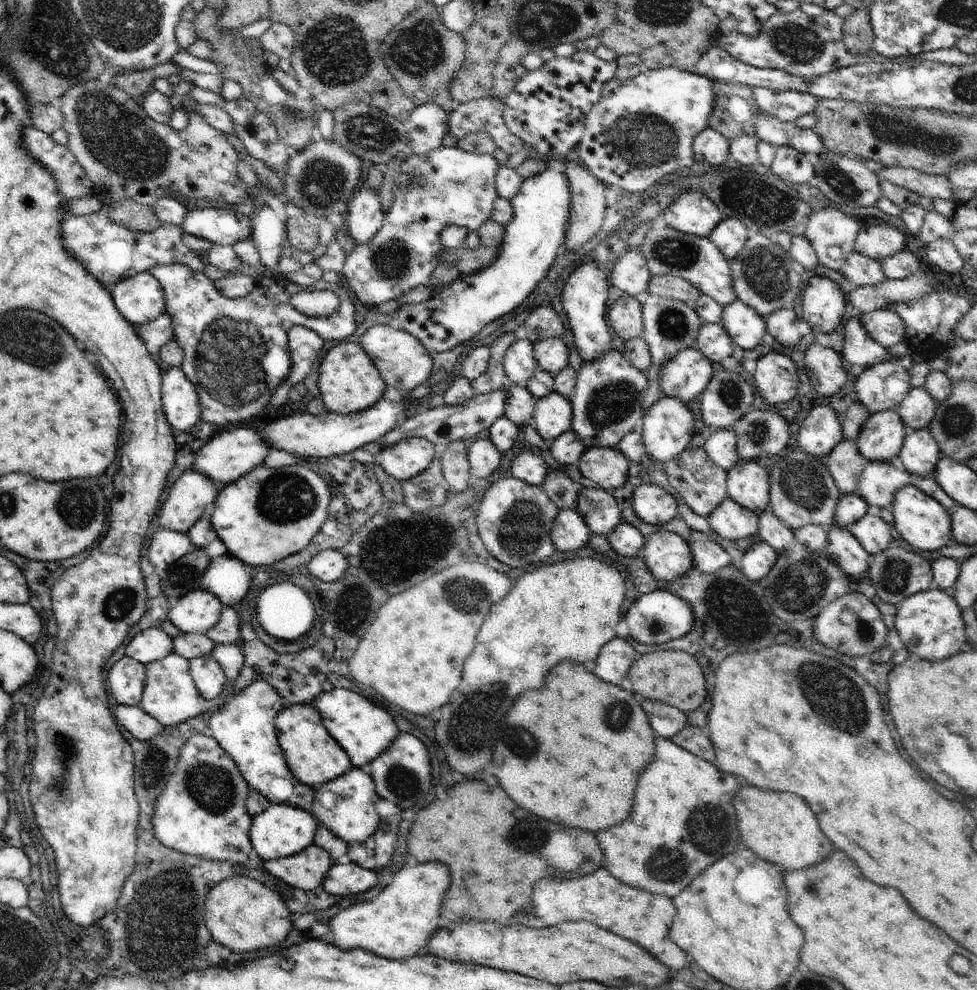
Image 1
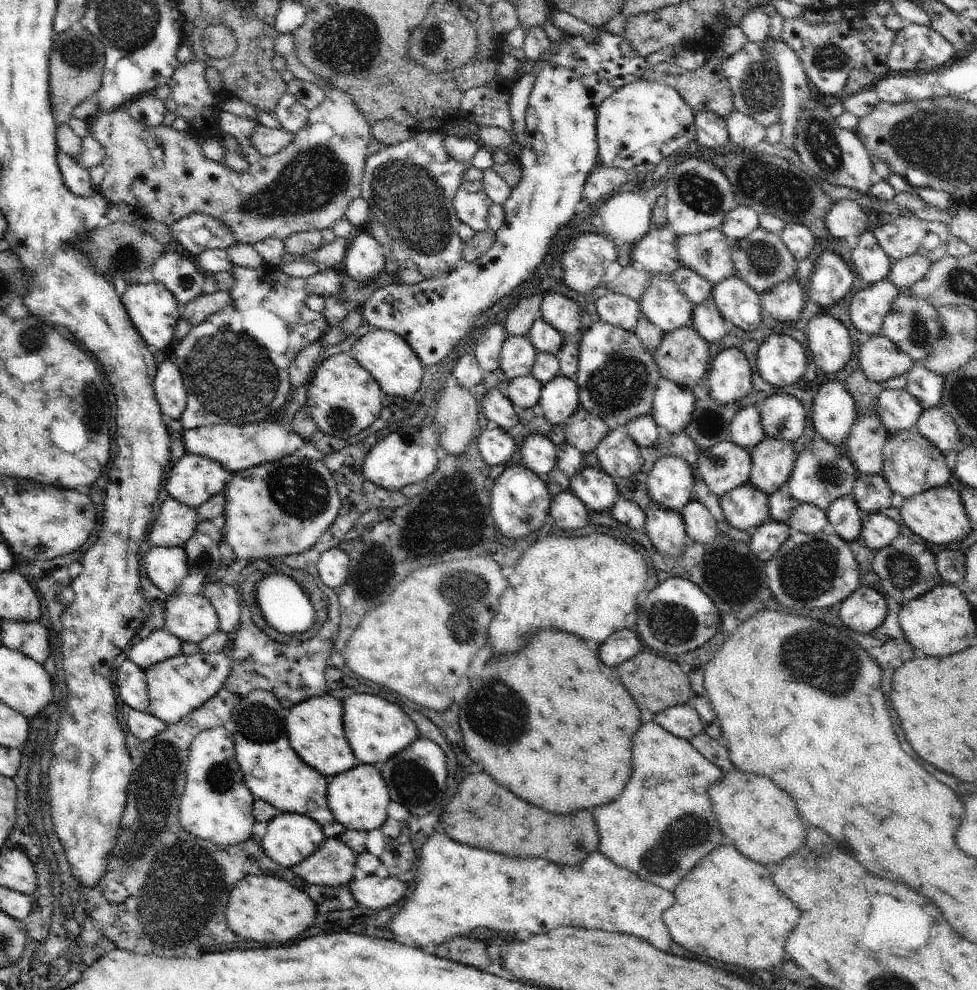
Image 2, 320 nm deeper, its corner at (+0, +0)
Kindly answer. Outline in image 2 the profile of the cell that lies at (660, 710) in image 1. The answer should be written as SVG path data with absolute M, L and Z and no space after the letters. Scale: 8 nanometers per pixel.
M686 703L659 712L653 719L674 736L690 740L704 732L704 724L694 706Z

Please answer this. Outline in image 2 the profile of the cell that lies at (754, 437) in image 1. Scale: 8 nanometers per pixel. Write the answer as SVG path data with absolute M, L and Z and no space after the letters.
M776 394L765 398L760 404L761 423L766 436L778 437L794 443L806 428L804 406L796 396Z

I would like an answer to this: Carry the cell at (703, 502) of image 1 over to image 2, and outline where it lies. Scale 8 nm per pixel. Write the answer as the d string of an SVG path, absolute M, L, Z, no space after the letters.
M730 440L703 450L697 462L701 479L719 498L733 488L746 484L751 466L751 450Z

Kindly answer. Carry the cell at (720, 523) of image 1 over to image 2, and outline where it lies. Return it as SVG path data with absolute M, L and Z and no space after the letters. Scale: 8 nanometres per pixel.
M750 482L723 494L719 503L728 522L736 529L754 530L770 520L767 494Z

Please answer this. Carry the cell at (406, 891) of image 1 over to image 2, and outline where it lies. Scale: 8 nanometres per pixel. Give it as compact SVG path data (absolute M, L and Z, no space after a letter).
M438 830L425 842L416 862L415 880L408 896L401 903L401 912L390 922L392 934L402 940L410 937L416 946L438 946L455 936L468 935L475 928L491 928L511 935L516 932L530 932L532 935L546 934L558 926L578 926L578 928L600 928L606 932L634 934L654 948L668 950L672 938L662 920L662 913L674 904L673 892L643 879L638 873L617 865L599 849L589 854L574 866L552 864L542 857L510 858L488 852L480 848L462 846L450 840Z

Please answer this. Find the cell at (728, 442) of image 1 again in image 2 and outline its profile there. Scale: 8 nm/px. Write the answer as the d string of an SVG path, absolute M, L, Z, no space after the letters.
M759 405L740 407L729 424L729 440L752 450L766 436Z

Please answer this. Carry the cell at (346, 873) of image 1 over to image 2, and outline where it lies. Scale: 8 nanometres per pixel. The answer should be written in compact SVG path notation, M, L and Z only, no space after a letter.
M367 875L362 880L353 878L348 886L353 897L372 910L384 910L392 904L402 903L411 888L397 877L381 878L376 875Z

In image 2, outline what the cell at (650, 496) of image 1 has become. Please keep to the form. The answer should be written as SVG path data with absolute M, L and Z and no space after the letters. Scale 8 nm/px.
M684 456L660 457L647 476L647 491L652 503L681 513L692 500L694 474Z

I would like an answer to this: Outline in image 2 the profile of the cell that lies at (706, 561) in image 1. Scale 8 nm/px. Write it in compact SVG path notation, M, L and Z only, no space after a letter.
M692 499L681 512L688 536L701 543L713 539L719 532L717 522L712 513L697 500Z

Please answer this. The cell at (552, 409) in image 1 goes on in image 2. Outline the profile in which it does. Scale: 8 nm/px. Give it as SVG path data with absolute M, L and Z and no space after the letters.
M556 375L543 384L539 404L552 424L568 420L580 408L578 383L572 377Z

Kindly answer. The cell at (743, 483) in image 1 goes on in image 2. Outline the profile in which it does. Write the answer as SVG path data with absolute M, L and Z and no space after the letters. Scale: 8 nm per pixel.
M765 436L751 450L752 466L748 482L767 496L771 495L790 478L798 455L791 442Z

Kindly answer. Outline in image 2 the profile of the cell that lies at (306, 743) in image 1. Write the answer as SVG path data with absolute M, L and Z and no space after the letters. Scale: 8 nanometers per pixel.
M330 694L312 697L289 709L285 721L290 746L308 766L325 777L331 778L358 764L345 735L341 700Z

